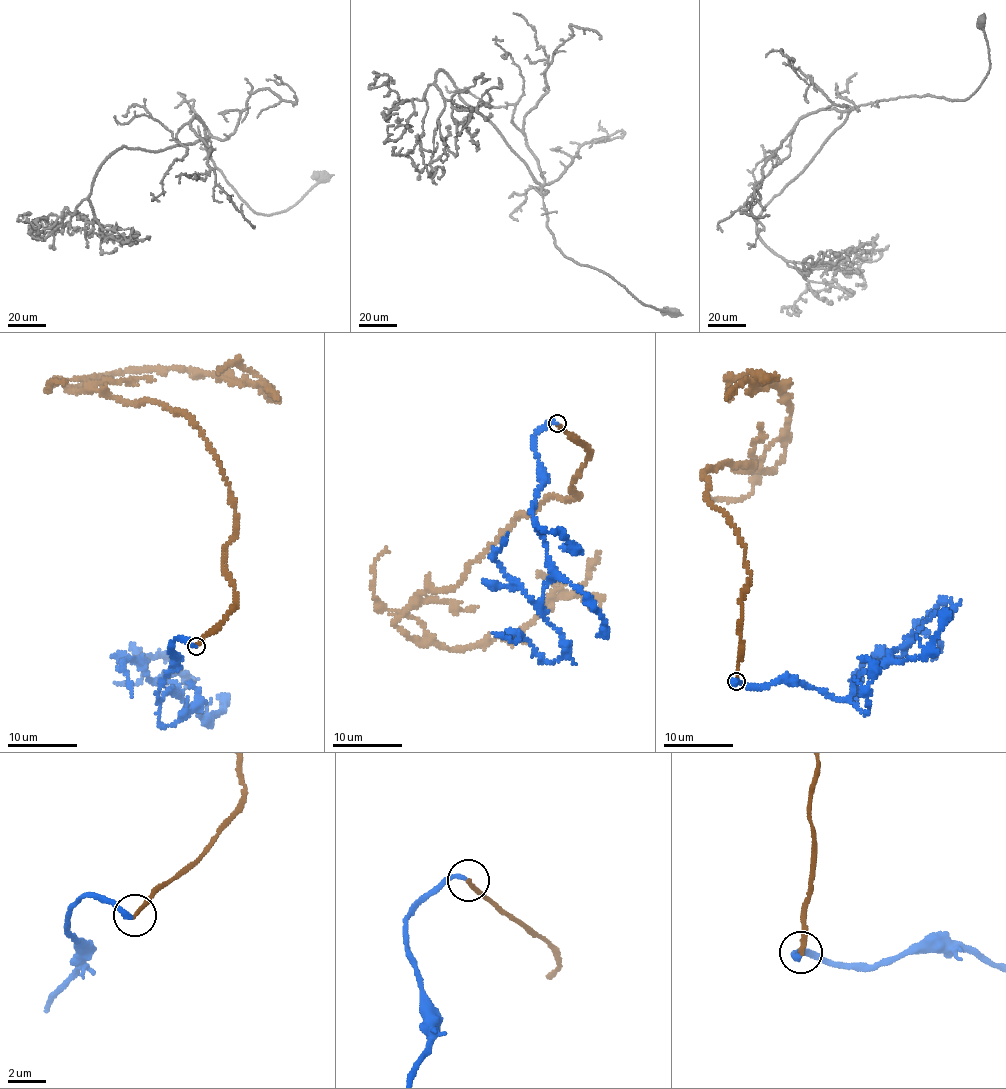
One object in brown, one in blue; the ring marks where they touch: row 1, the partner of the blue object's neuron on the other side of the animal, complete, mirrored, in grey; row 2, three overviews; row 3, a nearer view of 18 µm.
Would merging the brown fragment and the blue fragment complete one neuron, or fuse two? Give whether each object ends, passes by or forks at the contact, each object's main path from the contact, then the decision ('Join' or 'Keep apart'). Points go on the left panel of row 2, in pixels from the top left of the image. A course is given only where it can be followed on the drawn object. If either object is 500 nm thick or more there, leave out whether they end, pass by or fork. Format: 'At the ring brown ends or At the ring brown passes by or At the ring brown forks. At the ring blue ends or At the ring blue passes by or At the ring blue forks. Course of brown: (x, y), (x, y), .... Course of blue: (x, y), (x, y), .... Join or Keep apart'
At the ring brown ends. At the ring blue ends. Course of brown: (195, 645), (234, 604), (215, 451), (189, 415), (68, 387), (175, 367), (261, 381), (217, 373). Course of blue: (195, 645), (173, 643), (160, 701), (179, 689), (165, 677), (187, 677), (162, 656), (115, 682). Keep apart

